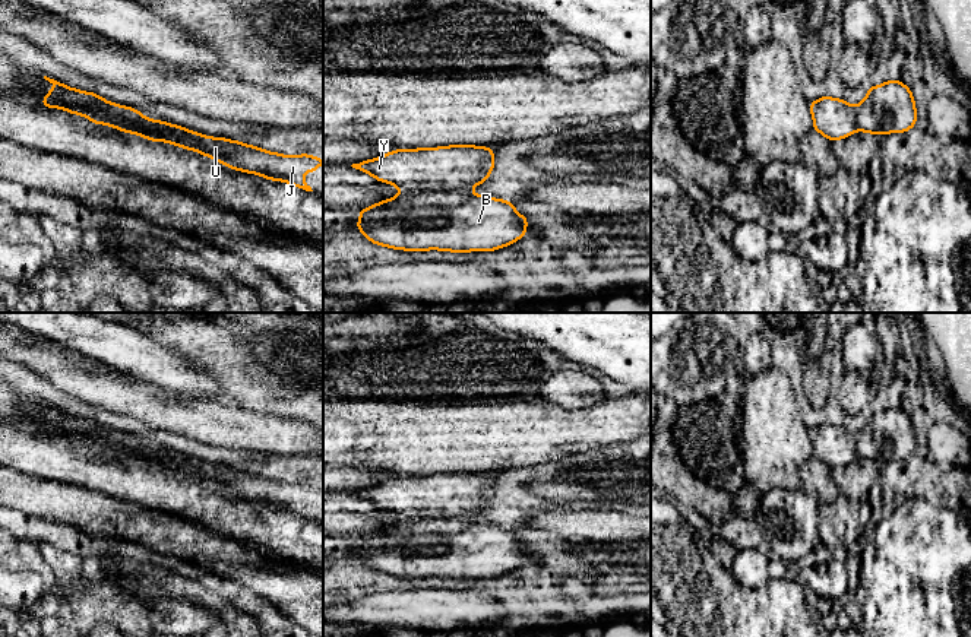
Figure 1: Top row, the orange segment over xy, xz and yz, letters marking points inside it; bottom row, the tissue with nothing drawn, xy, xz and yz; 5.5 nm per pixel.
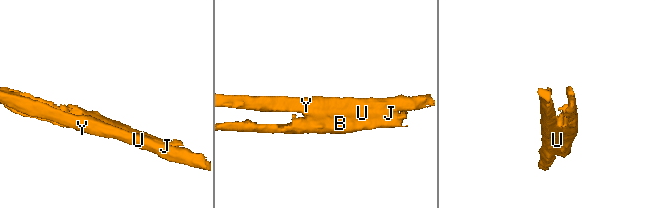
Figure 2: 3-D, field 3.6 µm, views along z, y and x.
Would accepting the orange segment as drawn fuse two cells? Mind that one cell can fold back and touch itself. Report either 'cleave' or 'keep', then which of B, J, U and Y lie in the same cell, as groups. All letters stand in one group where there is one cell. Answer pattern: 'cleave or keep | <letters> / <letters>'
cleave | B J U / Y

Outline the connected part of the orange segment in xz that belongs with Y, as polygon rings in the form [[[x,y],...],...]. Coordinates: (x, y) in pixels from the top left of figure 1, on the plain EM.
[[[471,472],[396,476],[351,494],[407,520],[461,519],[488,507],[494,476]]]

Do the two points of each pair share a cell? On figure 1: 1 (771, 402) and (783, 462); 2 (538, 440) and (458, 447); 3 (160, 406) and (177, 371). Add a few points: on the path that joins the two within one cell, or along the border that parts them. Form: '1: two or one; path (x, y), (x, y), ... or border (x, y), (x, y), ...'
1: one; path (771, 417), (774, 447)
2: one; path (518, 440), (478, 440)
3: two; border (136, 377), (202, 398)

